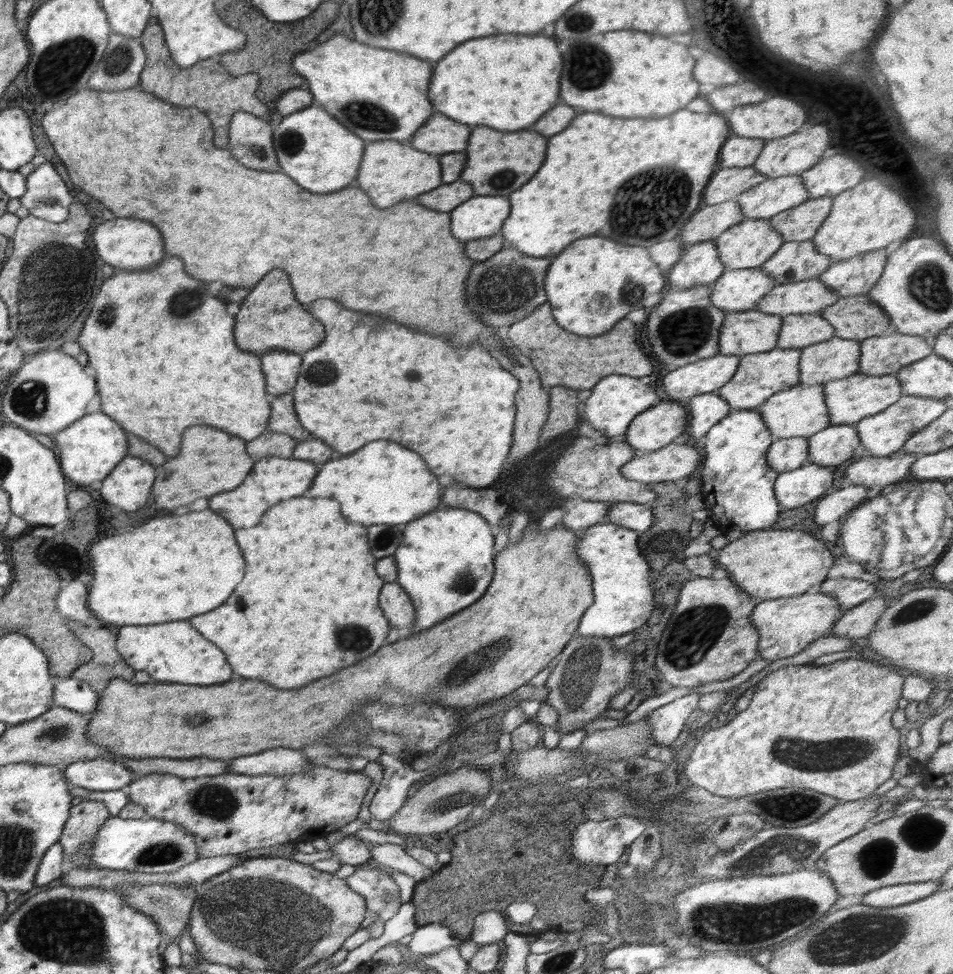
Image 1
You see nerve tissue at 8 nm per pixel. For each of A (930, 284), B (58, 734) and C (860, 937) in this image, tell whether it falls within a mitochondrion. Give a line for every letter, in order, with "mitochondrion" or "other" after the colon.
A: mitochondrion
B: mitochondrion
C: mitochondrion

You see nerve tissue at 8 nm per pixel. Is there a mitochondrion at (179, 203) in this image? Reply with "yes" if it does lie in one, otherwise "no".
no

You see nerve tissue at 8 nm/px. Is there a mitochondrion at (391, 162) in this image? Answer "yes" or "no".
no

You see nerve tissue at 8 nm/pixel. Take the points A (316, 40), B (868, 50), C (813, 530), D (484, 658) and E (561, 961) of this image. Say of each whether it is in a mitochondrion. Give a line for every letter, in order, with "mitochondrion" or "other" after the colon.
A: other
B: other
C: other
D: mitochondrion
E: mitochondrion

